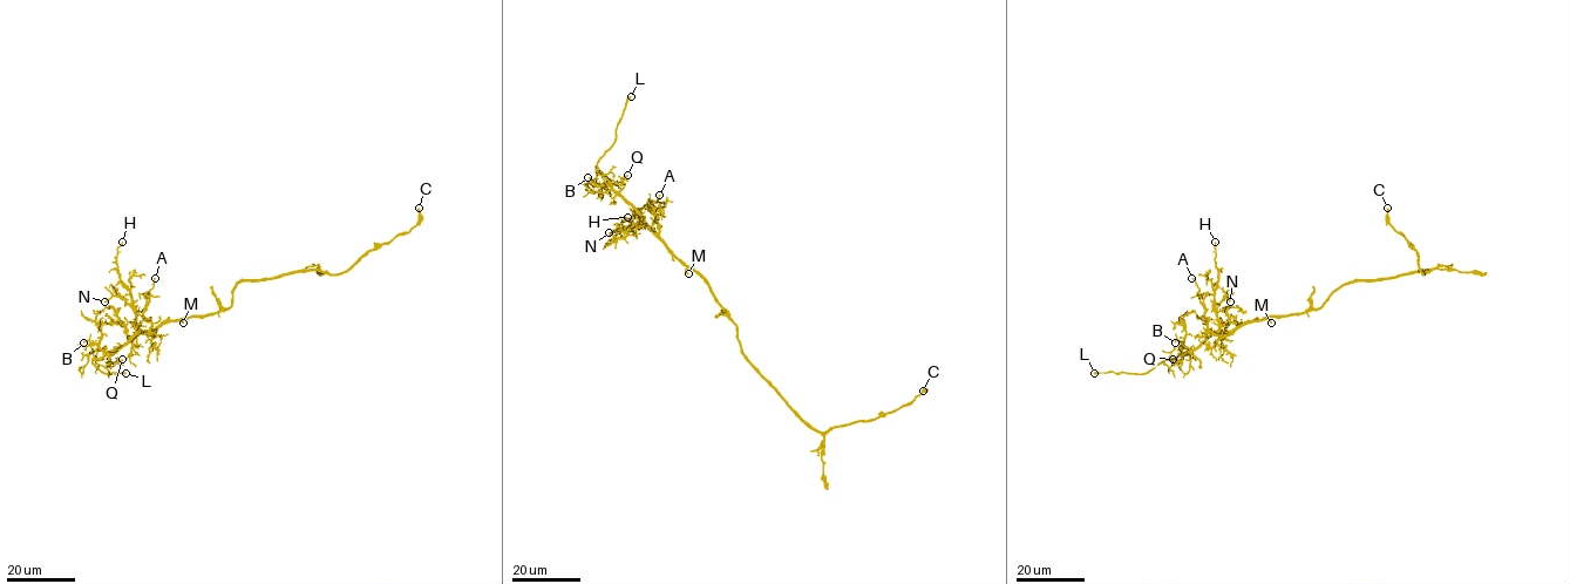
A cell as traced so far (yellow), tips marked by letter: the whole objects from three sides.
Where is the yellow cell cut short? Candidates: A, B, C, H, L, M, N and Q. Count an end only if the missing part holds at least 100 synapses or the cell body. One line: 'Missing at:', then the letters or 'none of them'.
Missing at: L

